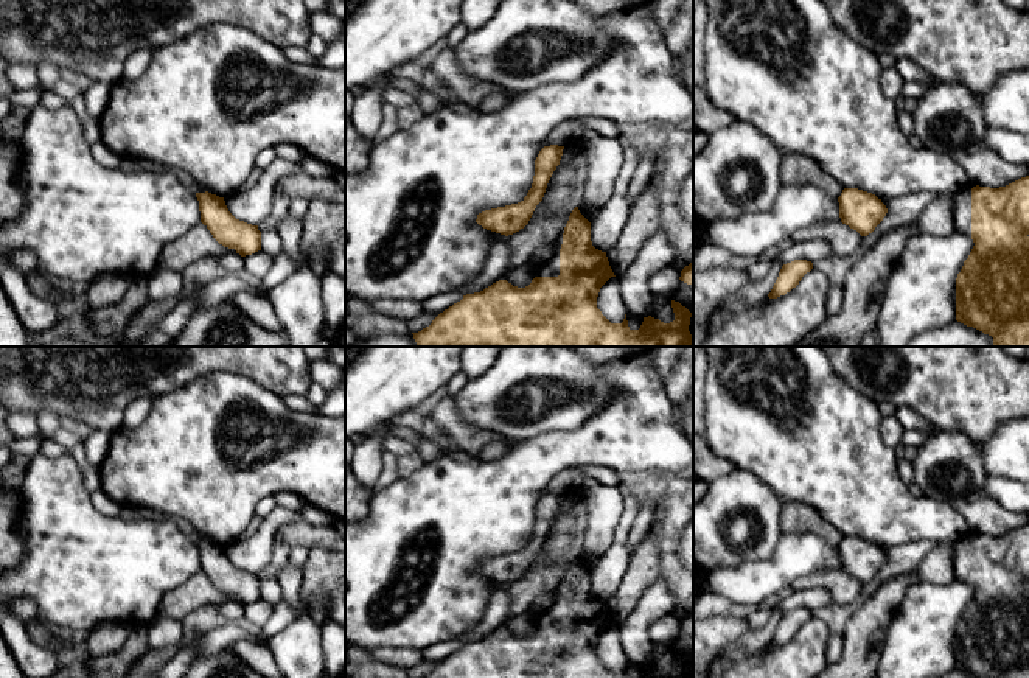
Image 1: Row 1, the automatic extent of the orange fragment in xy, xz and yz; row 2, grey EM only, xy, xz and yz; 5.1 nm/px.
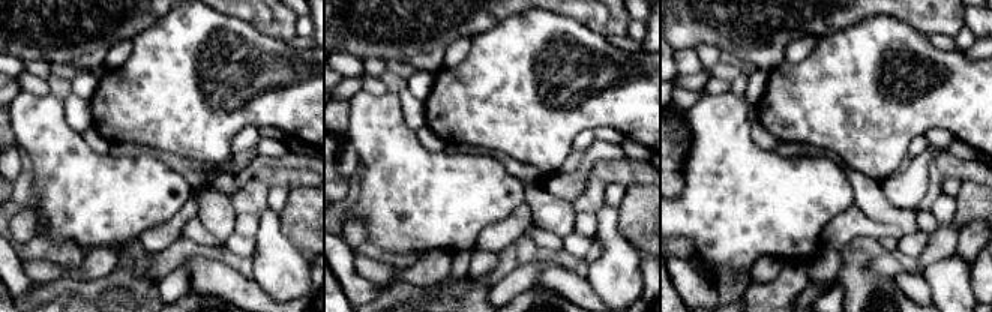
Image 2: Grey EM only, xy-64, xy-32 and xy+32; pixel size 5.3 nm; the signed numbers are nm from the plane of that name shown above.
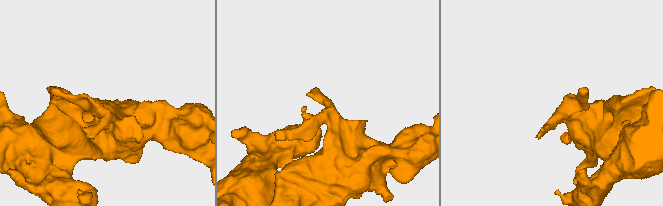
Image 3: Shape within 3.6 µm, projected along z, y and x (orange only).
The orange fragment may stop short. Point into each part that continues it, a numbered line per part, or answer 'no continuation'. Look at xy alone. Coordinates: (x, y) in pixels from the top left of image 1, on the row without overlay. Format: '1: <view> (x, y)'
no continuation

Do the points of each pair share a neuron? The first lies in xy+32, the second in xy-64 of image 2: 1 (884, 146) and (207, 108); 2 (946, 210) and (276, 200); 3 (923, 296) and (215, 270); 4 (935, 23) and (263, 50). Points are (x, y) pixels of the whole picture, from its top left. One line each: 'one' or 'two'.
1: one
2: two
3: one
4: two

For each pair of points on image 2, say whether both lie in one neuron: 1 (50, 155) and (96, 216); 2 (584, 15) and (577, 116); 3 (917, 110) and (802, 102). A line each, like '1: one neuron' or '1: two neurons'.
1: one neuron
2: two neurons
3: one neuron

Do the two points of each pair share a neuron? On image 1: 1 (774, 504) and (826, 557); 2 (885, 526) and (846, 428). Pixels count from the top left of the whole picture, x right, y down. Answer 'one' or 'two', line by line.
1: two
2: one

